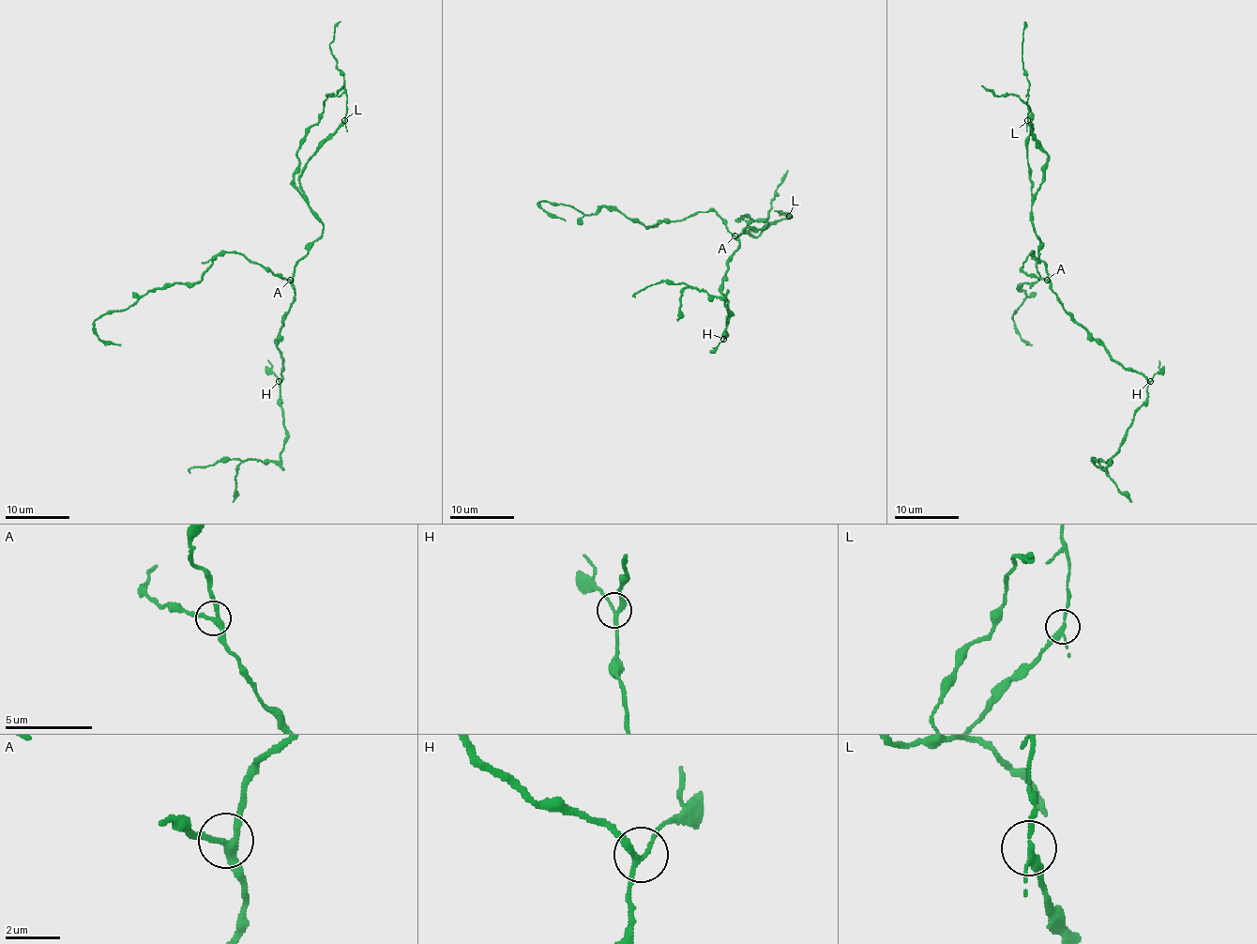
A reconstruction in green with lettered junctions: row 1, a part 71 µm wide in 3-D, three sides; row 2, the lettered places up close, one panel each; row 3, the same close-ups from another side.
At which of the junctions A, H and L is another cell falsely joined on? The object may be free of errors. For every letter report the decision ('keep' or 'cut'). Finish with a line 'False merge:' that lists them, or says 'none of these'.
A: keep
H: keep
L: cut
False merge: L

